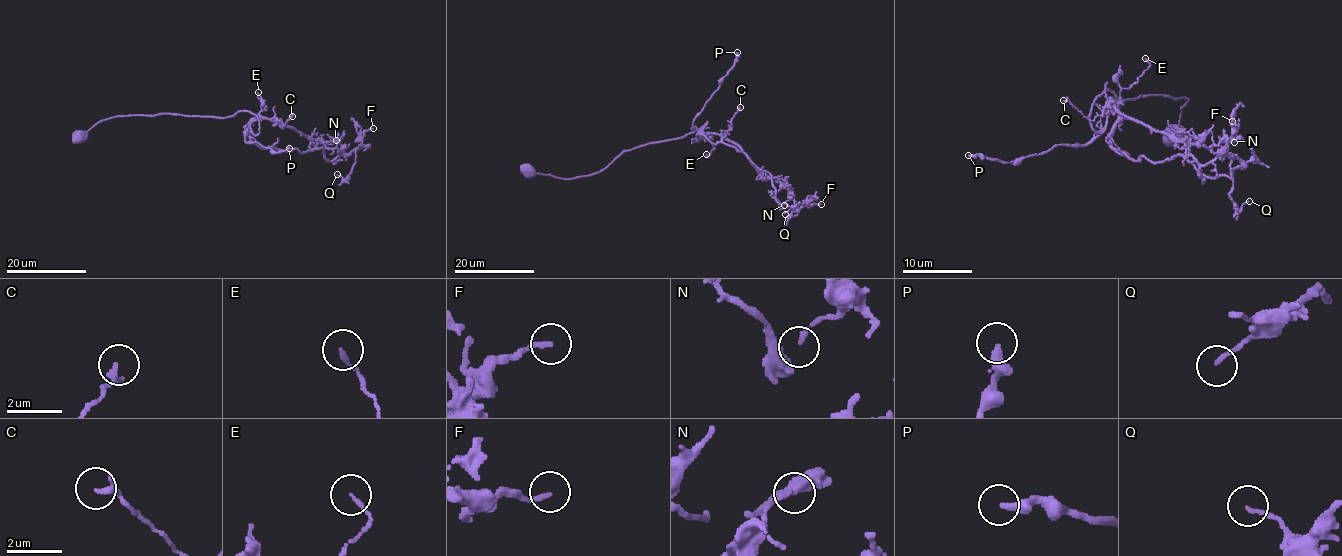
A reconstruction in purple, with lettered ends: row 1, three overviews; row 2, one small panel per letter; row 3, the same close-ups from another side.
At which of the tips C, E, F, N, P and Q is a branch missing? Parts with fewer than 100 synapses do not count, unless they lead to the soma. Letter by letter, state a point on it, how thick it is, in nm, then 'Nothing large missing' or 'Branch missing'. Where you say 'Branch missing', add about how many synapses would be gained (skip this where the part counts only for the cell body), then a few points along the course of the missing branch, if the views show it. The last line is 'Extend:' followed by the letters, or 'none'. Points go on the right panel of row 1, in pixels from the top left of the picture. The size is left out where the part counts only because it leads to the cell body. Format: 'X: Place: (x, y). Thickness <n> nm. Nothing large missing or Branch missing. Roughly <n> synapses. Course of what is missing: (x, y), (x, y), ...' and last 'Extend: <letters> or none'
C: Place: (1063, 100). Thickness 200 nm. Nothing large missing
E: Place: (1145, 58). Thickness 140 nm. Nothing large missing
F: Place: (1232, 121). Thickness 170 nm. Nothing large missing
N: Place: (1234, 142). Thickness 140 nm. Nothing large missing
P: Place: (968, 155). Thickness 360 nm. Nothing large missing
Q: Place: (1249, 201). Thickness 130 nm. Nothing large missing
Extend: none

